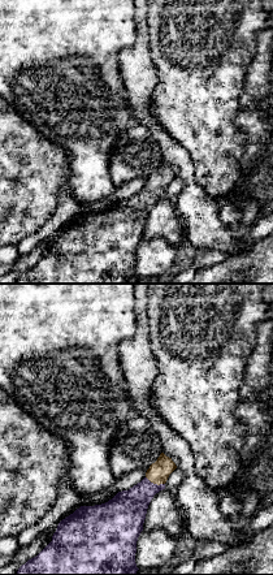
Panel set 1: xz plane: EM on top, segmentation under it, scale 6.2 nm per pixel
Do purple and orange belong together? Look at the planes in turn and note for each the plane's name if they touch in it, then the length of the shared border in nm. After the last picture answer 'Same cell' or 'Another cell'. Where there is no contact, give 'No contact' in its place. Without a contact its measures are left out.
Touches purple in xz. Shared border 130 nm

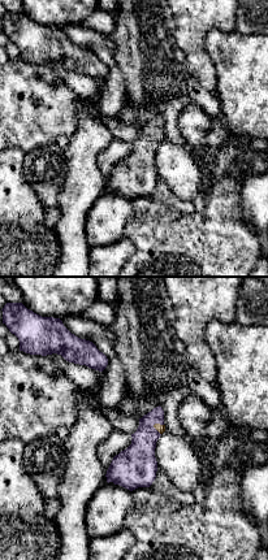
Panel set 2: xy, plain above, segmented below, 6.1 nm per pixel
Touches purple in xy. Shared border 90 nm

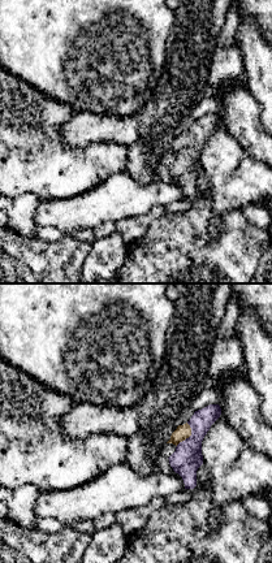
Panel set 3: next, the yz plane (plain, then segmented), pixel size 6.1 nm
Touches purple in yz. Shared border 160 nm

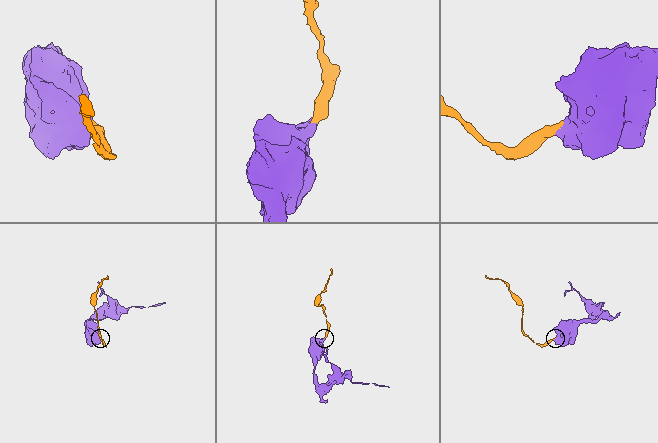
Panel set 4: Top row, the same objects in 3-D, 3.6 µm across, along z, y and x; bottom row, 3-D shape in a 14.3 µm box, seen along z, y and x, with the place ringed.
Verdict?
Same cell

